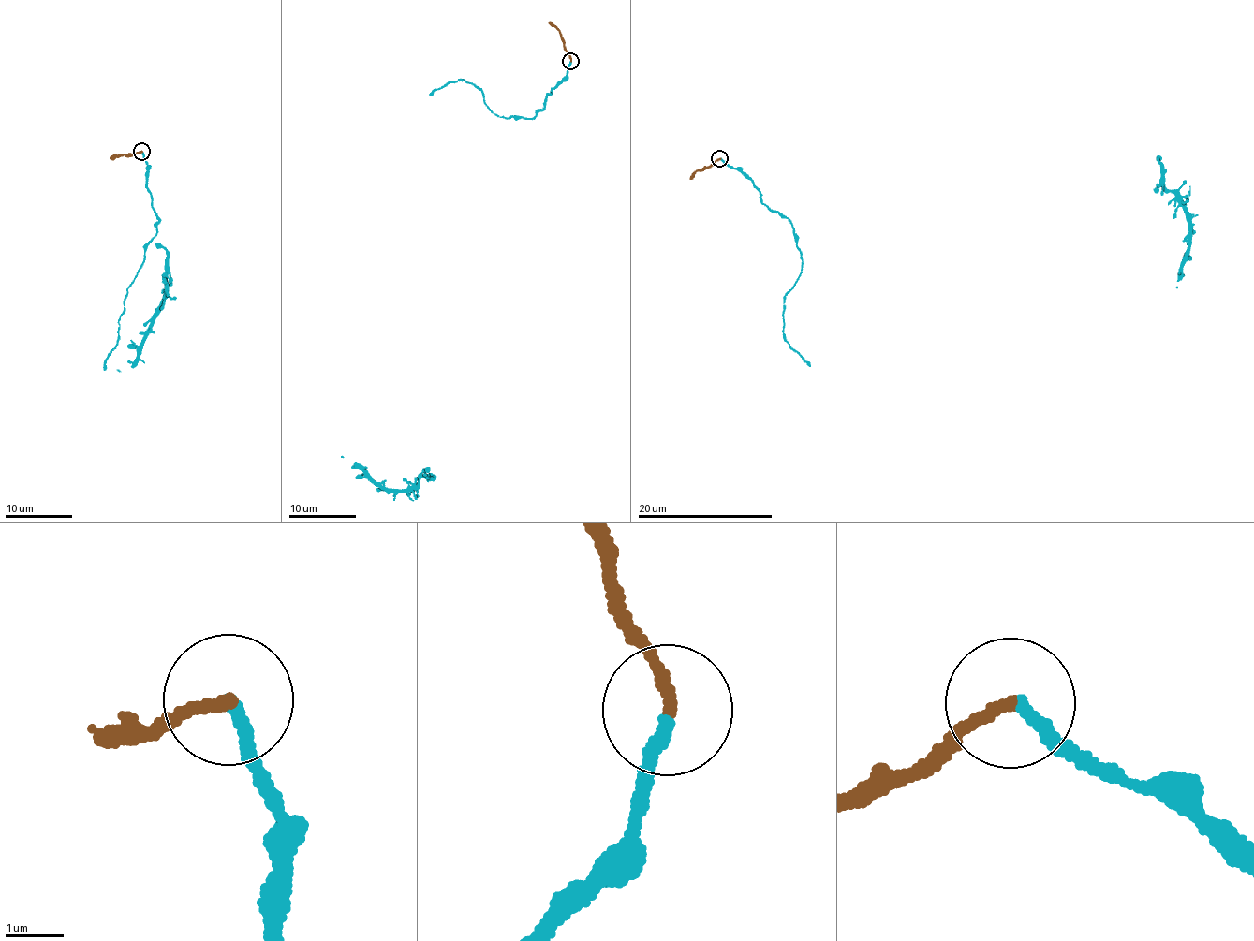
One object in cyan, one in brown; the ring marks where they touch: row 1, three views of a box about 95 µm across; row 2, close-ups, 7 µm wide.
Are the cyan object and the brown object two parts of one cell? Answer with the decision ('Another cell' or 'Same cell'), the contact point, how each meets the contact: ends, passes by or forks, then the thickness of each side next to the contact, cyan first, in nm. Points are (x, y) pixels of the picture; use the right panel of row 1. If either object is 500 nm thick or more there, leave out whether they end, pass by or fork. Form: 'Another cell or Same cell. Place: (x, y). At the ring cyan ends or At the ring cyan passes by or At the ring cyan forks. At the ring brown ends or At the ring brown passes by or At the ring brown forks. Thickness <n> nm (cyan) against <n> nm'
Same cell. Place: (719, 158). At the ring cyan ends. At the ring brown ends. Thickness 240 nm (cyan) against 200 nm

